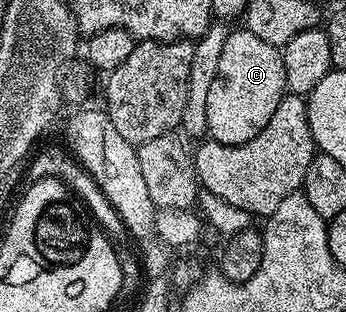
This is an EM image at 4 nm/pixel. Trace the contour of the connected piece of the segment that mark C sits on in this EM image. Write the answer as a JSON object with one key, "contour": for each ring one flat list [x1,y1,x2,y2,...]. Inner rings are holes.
{"contour":[[247,27,229,32,226,47,218,59,218,75,206,95,207,136,223,145,241,145,266,123,278,108,286,92,286,71,284,54,277,46,258,39]]}

